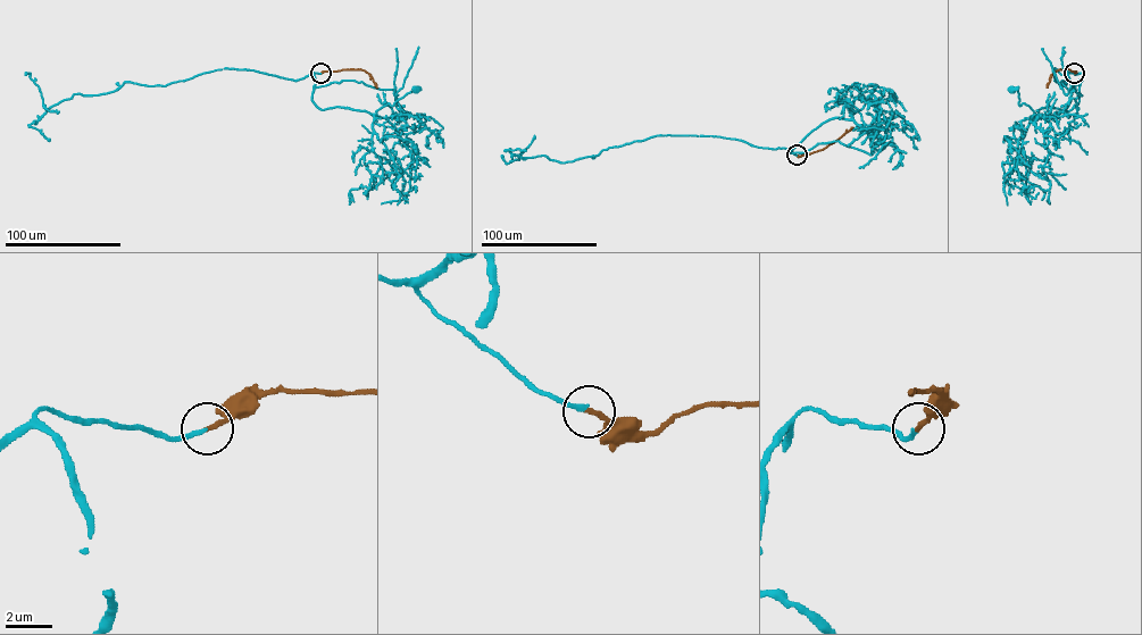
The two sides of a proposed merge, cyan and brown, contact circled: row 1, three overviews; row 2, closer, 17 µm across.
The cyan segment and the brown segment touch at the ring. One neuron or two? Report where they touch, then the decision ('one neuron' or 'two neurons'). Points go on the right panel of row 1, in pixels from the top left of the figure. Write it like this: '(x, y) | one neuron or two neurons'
(1074, 73) | one neuron

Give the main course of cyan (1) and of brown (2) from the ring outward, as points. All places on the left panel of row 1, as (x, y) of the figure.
1: (321, 73), (313, 73), (311, 100), (322, 109), (341, 107), (376, 116), (415, 90)
2: (321, 73), (361, 69), (377, 88)

